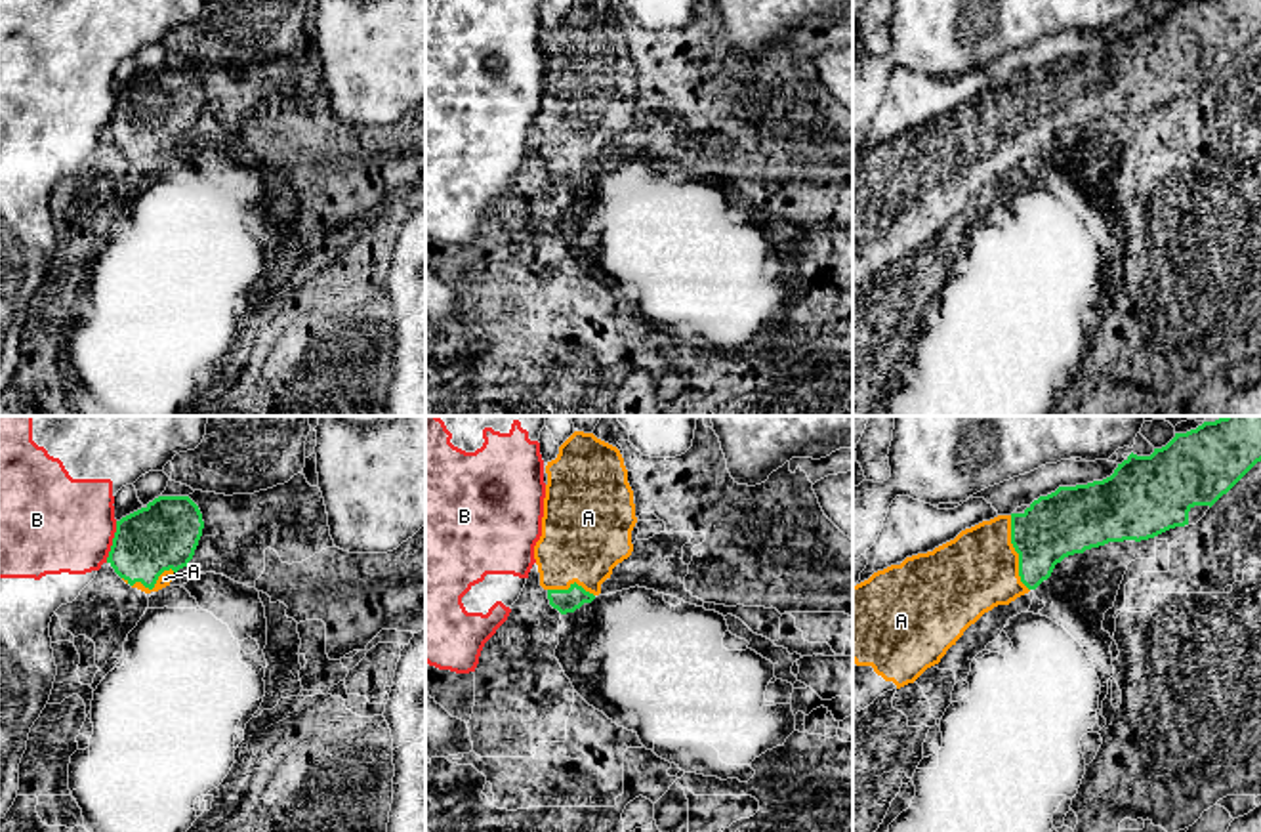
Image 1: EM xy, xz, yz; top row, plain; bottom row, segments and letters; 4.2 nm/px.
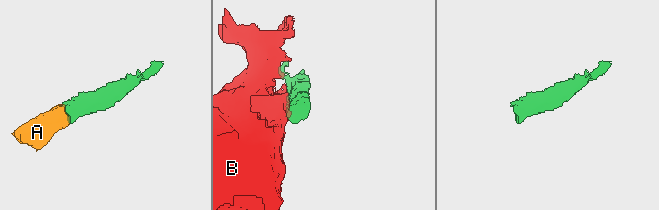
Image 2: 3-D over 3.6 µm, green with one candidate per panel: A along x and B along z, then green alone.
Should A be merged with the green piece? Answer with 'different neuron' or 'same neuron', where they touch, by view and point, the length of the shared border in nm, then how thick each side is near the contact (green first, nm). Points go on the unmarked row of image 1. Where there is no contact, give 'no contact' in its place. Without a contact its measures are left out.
same neuron; contact yz (1017, 124); length 340 nm; calibres 280 and 340 nm

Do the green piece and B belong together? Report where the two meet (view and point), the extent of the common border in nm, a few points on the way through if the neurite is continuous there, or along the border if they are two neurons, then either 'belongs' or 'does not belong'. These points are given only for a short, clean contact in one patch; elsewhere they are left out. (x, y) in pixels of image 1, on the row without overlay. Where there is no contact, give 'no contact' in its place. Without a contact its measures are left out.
contact xy (113, 115); length 180 nm; border xy (117, 94), (105, 134); does not belong

